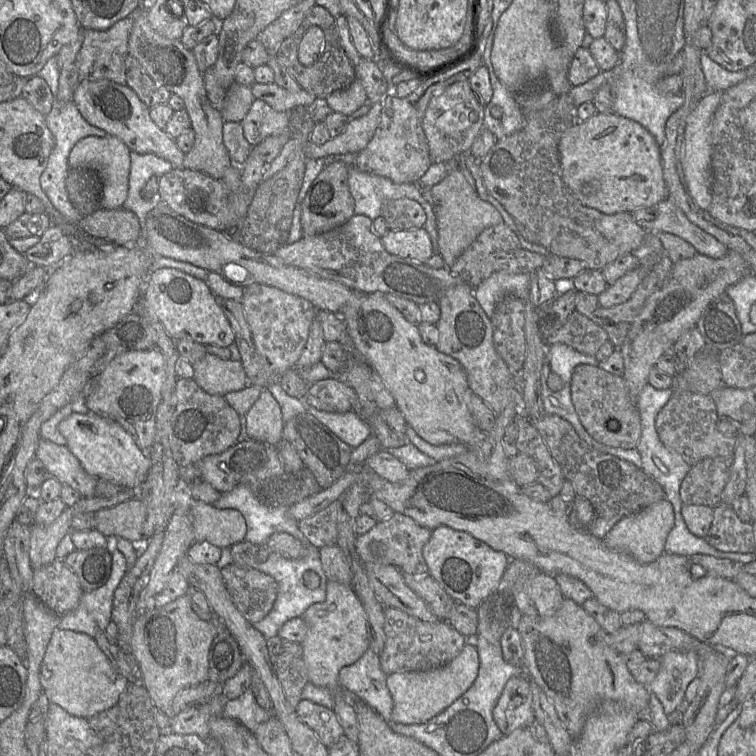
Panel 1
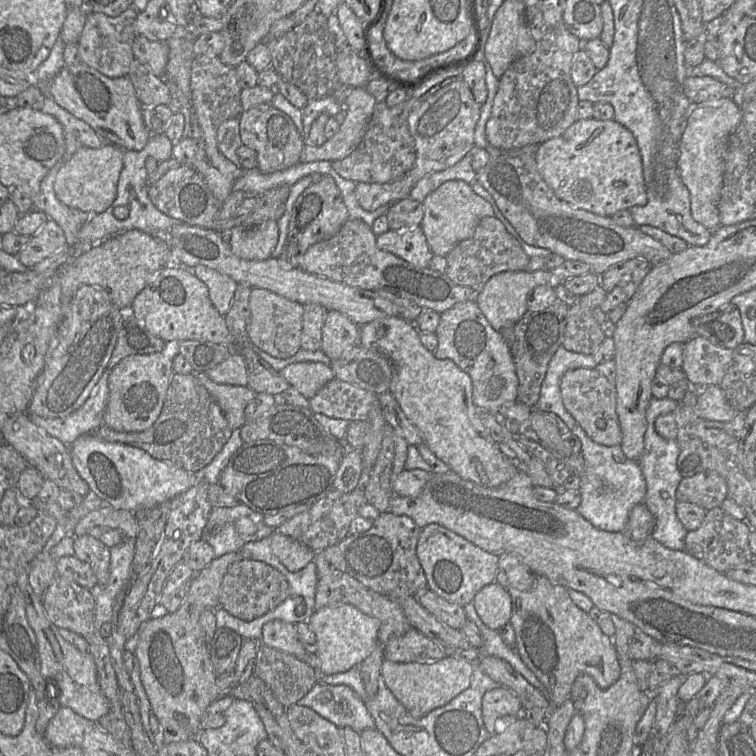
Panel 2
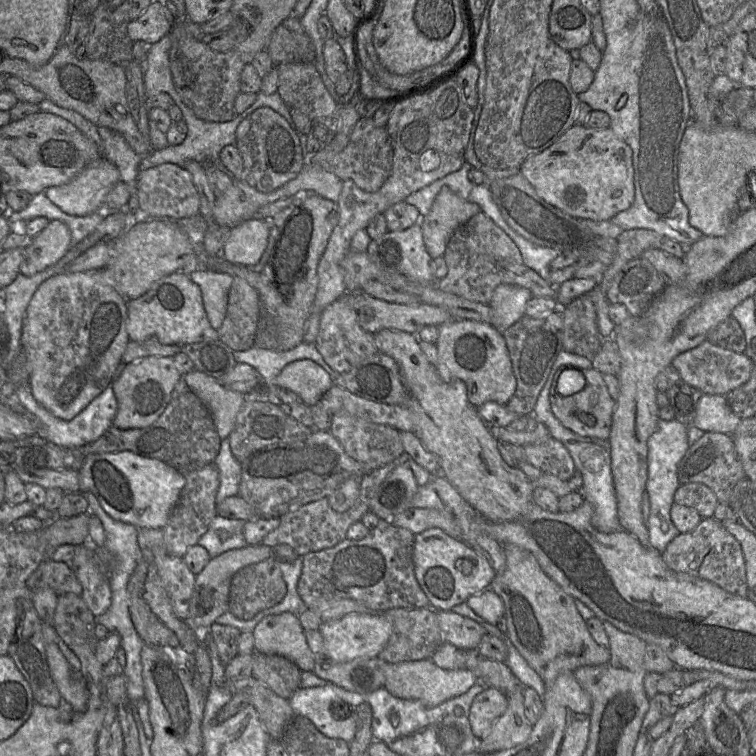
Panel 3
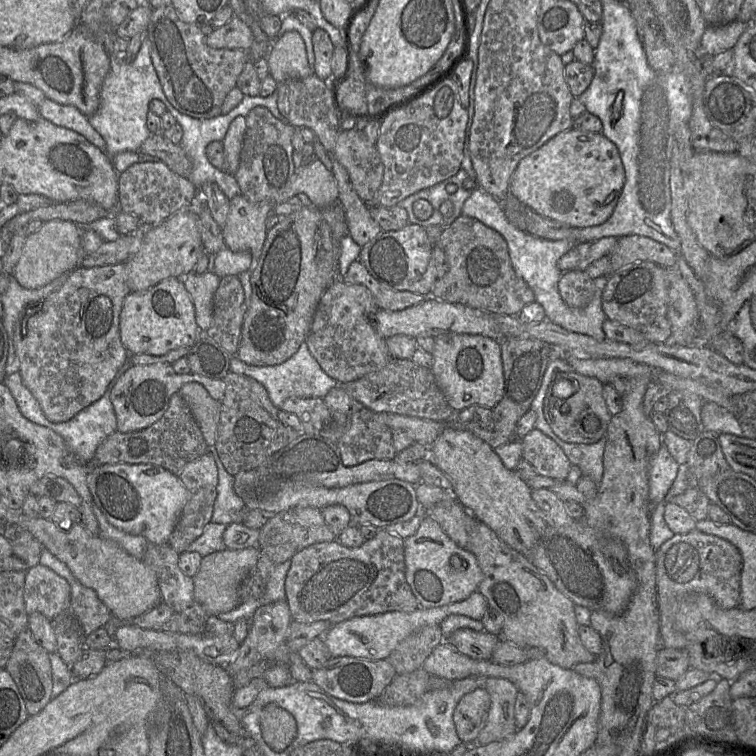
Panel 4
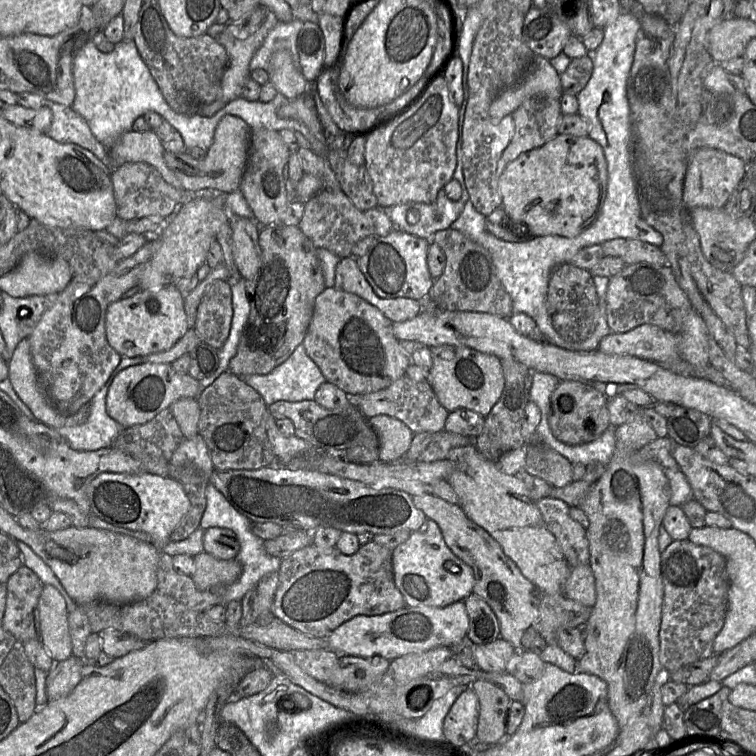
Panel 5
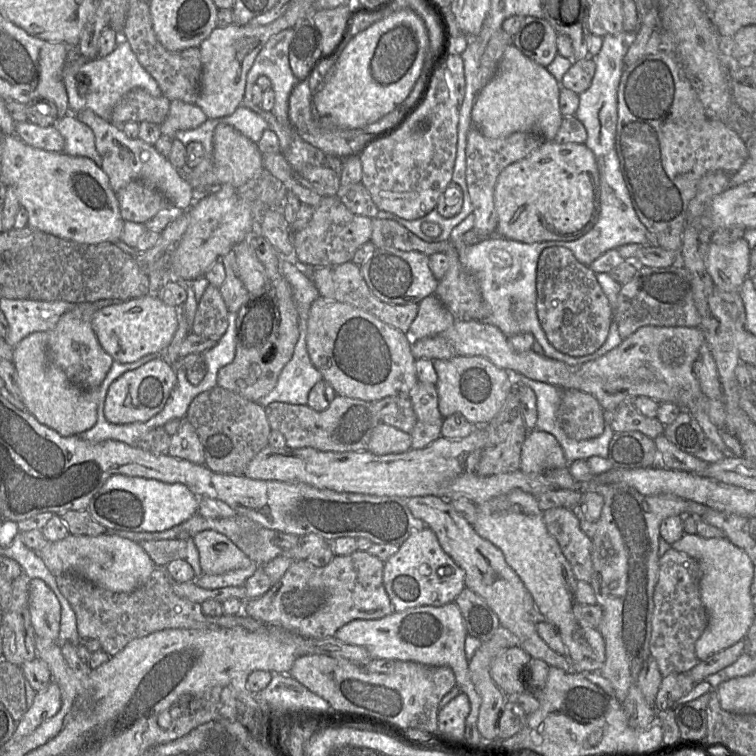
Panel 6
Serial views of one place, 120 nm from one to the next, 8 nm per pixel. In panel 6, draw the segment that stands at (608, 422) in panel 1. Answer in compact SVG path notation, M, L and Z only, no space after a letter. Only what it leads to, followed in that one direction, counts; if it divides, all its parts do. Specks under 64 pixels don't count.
M577 389L562 391L556 417L566 435L575 440L597 437L605 428L604 410L598 401Z

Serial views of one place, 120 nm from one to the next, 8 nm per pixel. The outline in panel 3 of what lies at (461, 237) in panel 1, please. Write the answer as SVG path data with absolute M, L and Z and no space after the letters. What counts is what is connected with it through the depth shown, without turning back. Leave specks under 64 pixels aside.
M443 186L428 214L419 221L431 258L443 256L454 232L479 212L478 204L460 198L449 187Z

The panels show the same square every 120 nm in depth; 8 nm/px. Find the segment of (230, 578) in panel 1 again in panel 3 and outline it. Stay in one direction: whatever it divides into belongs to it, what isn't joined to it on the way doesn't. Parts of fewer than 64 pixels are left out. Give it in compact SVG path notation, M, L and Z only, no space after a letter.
M274 555L270 558L239 570L232 578L229 592L228 610L235 617L242 620L249 620L263 610L271 608L280 603L286 595L287 586L279 569L279 562Z

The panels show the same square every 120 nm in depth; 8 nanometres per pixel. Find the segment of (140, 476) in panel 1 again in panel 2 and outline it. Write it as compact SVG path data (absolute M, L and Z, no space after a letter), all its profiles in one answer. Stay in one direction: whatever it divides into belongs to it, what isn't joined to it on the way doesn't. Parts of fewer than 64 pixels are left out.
M95 433L81 435L70 446L72 462L81 478L95 493L114 509L136 512L171 501L195 485L197 473L187 471L172 462L152 457L141 448L118 442L107 442Z

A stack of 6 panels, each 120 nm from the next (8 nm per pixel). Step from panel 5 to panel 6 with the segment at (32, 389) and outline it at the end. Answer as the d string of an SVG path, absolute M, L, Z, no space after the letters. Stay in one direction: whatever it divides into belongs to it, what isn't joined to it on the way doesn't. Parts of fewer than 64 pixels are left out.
M34 332L23 338L13 350L13 363L21 400L41 424L61 436L79 435L93 427L97 421L99 387L81 389L74 385L64 371L48 355L48 332Z

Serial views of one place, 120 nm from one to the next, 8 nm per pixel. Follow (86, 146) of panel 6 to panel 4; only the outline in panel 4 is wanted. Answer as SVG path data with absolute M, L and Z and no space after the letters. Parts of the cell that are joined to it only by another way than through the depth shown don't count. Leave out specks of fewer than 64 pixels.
M45 98L38 106L40 117L77 132L84 136L90 143L106 152L107 145L103 137L92 127L89 119L76 107L59 104L49 98Z

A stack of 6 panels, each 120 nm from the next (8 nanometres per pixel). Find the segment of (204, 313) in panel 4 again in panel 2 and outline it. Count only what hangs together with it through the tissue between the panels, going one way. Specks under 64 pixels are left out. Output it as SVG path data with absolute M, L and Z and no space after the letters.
M202 265L195 266L193 274L206 284L214 307L225 317L231 308L238 283L226 274Z

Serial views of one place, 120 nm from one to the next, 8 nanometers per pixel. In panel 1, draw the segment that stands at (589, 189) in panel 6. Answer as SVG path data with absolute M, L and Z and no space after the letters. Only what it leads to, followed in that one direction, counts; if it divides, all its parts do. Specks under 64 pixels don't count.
M596 112L587 120L578 122L563 134L558 149L562 179L573 195L587 207L604 214L632 212L639 208L654 207L668 195L663 179L661 150L656 140L640 123L615 112Z

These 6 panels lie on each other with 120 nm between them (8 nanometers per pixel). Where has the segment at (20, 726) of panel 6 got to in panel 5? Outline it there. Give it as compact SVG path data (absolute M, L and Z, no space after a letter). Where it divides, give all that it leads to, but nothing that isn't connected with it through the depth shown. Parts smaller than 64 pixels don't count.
M71 655L69 658L56 662L48 671L45 690L48 701L67 696L81 681L82 669L88 663L85 659Z

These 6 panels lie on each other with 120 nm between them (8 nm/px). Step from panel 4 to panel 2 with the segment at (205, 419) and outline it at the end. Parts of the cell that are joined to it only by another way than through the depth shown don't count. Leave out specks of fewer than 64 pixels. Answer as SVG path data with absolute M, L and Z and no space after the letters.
M193 372L192 374L218 403L230 428L235 430L242 427L246 421L245 409L257 394L247 386L215 383L206 373Z

